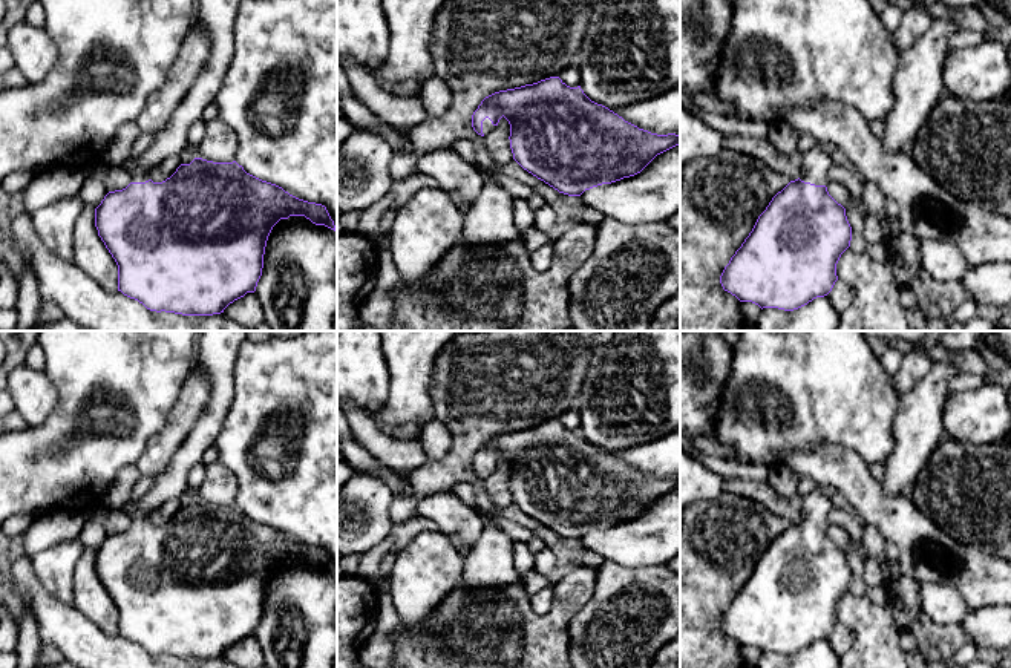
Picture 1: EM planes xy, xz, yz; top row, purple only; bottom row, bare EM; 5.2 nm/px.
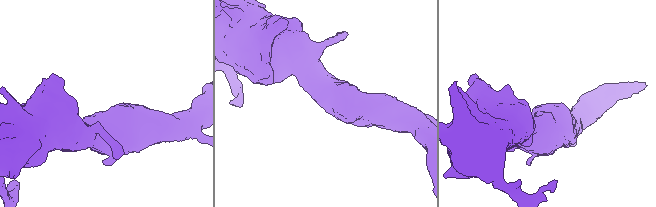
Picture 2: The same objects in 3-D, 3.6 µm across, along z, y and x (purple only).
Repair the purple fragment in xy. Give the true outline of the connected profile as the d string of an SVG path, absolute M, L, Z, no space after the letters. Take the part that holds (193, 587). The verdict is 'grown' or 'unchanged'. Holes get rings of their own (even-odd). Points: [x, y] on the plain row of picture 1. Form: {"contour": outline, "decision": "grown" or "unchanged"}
{"contour": "M202 331L198 336L196 363L210 378L210 398L202 417L173 454L167 467L156 476L153 487L139 499L141 504L130 515L132 526L123 533L109 535L95 552L98 579L118 608L118 634L138 643L150 654L165 654L182 659L213 659L224 656L230 647L244 640L247 636L254 636L262 619L268 579L280 562L305 559L316 568L325 568L337 575L325 548L299 542L282 530L247 516L236 504L213 506L195 501L190 507L181 507L176 515L162 526L153 526L150 522L152 507L159 507L165 501L179 499L184 495L188 489L188 470L201 463L204 452L214 443L234 398L234 363L248 332L250 331Z", "decision": "grown"}

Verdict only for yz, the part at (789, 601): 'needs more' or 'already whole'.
needs more

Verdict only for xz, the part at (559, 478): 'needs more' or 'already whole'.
needs more

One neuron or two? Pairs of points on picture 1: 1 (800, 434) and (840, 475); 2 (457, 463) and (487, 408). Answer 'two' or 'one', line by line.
1: two
2: one

